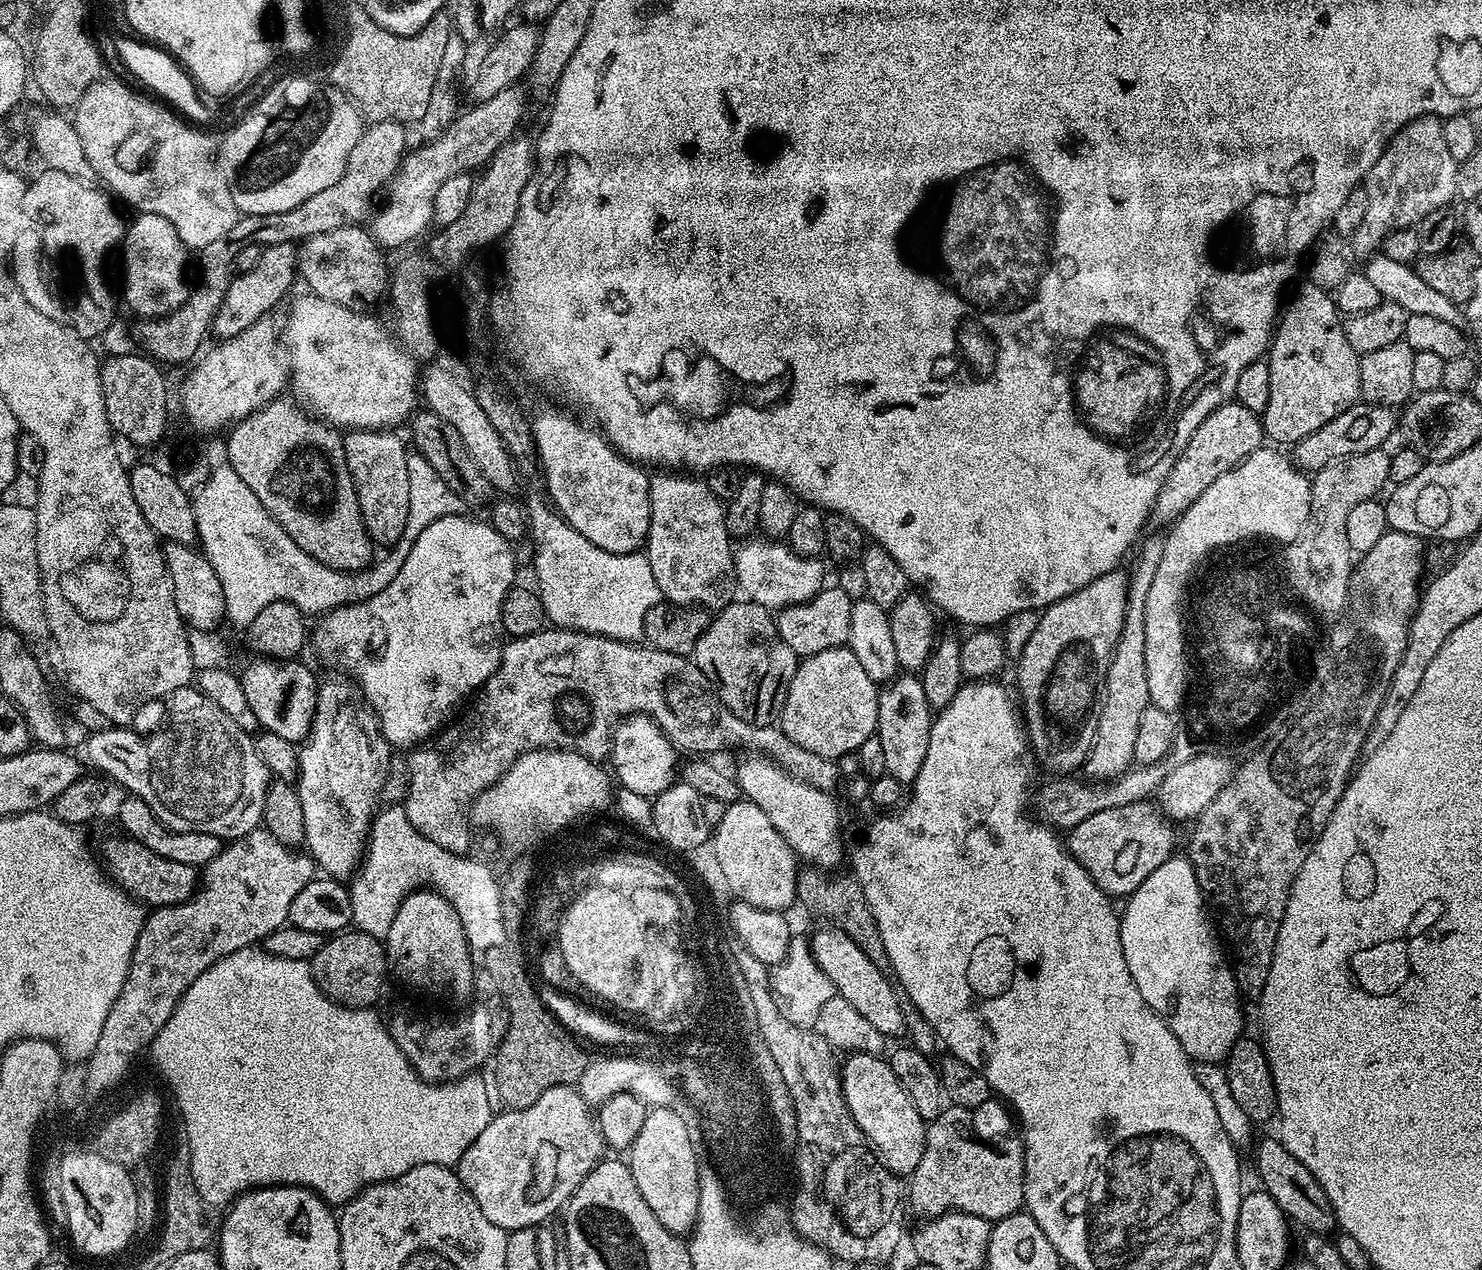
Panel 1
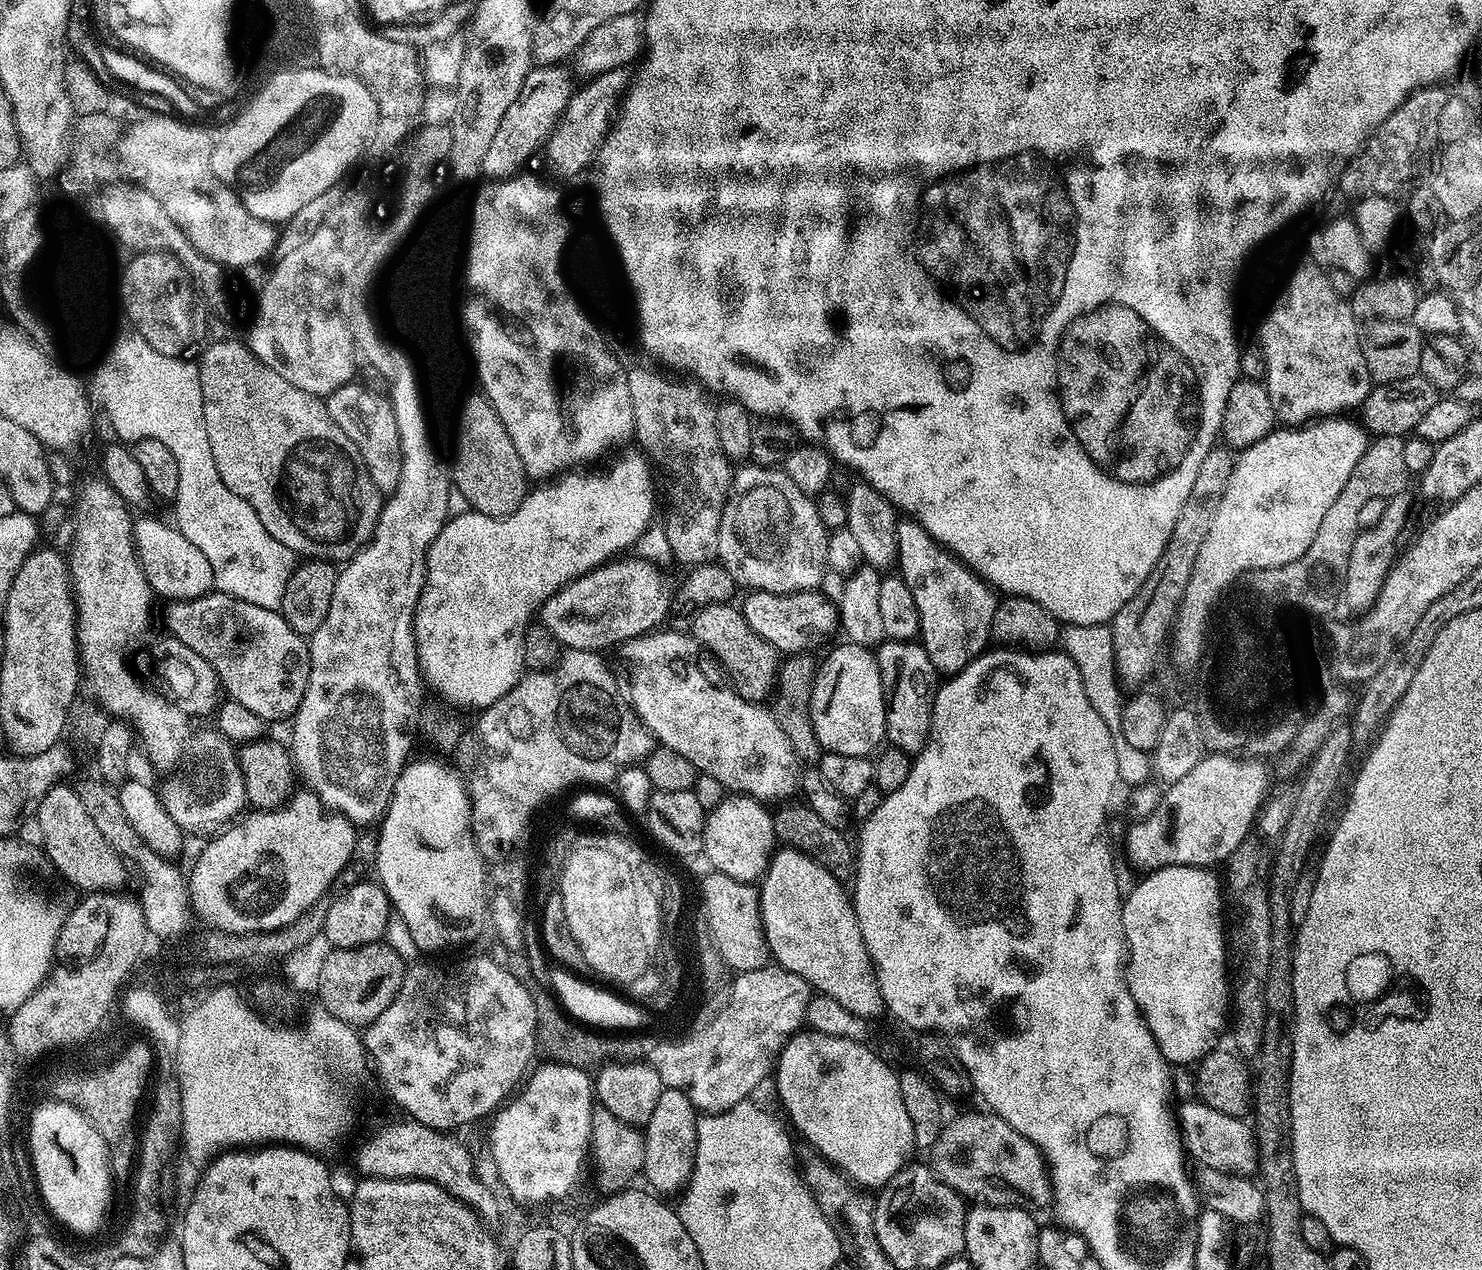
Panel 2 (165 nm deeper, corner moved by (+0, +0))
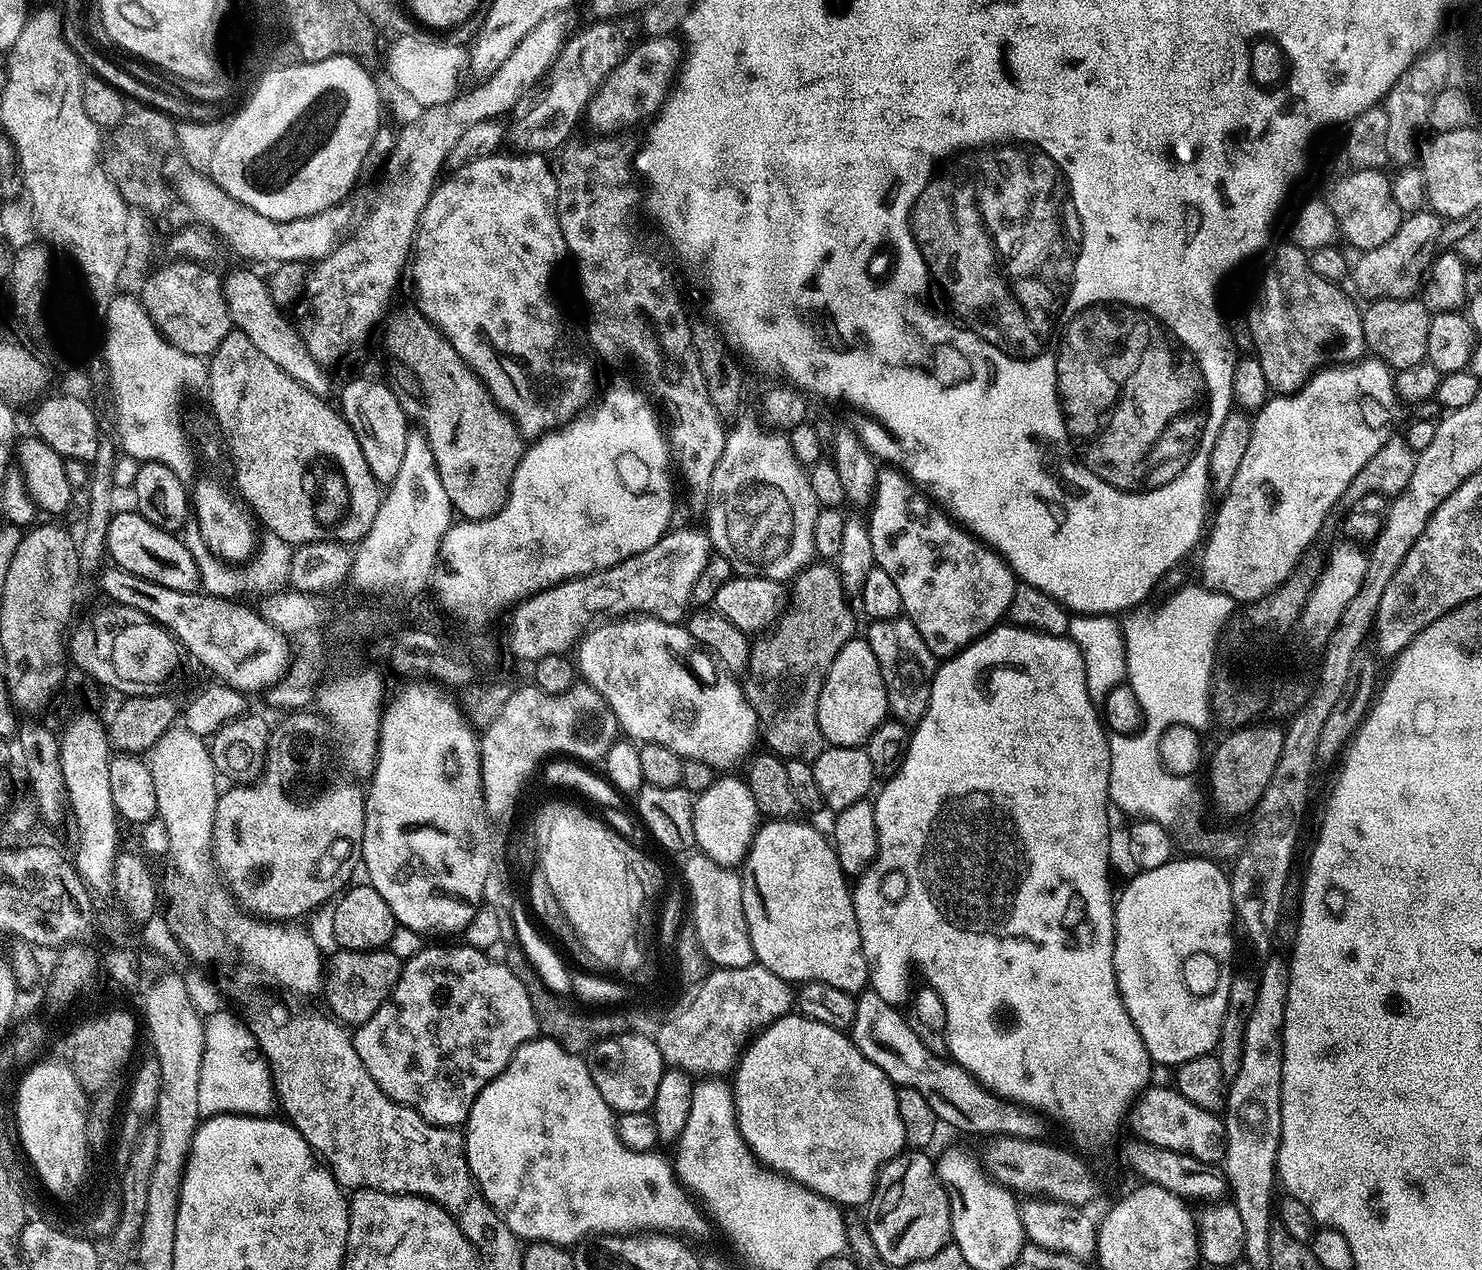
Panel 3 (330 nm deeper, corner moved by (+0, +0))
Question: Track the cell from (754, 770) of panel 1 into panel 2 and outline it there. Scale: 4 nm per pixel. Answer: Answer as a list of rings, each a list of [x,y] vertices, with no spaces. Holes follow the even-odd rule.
[[[656,630],[651,634],[635,636],[633,640],[619,645],[618,653],[628,663],[626,696],[632,711],[663,747],[678,750],[678,754],[690,758],[697,773],[718,778],[718,782],[722,782],[729,793],[751,796],[761,802],[791,801],[795,797],[792,795],[800,792],[802,764],[794,754],[794,746],[790,746],[790,738],[786,738],[771,711],[759,703],[742,699],[736,689],[727,683],[715,684],[704,673],[703,666],[694,657],[684,653],[684,648],[693,647],[691,635],[664,631]]]

